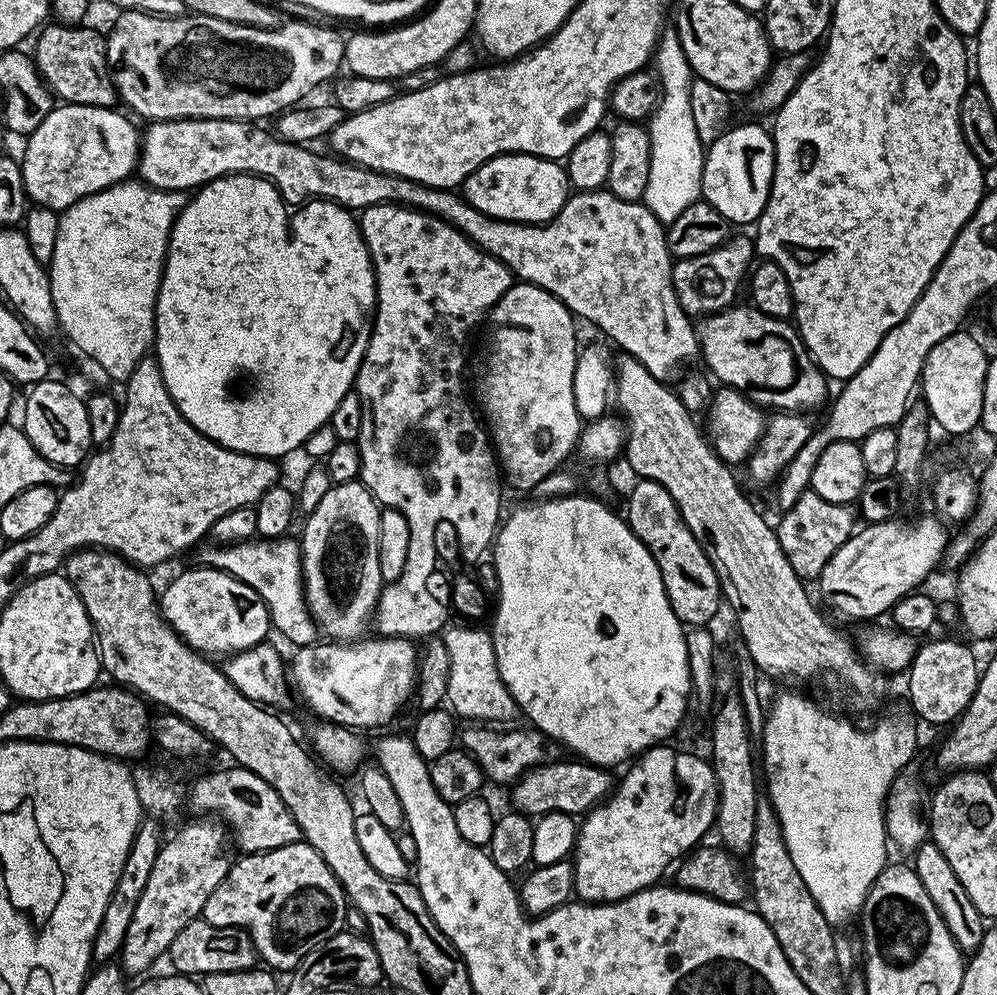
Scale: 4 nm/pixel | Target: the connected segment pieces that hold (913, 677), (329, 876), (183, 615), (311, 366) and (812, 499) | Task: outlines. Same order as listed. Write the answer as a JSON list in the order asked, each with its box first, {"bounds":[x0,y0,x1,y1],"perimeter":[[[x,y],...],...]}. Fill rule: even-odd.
[{"bounds":[906,640,981,725],"perimeter":[[[932,640],[929,644],[921,643],[916,650],[916,657],[906,669],[908,676],[908,700],[912,708],[928,724],[951,725],[959,720],[960,715],[966,710],[966,706],[974,698],[976,683],[980,680],[981,669],[976,668],[976,656],[964,644],[956,640]]]},{"bounds":[202,842,350,969],"perimeter":[[[297,842],[269,852],[244,854],[239,858],[241,860],[237,859],[229,868],[226,878],[222,878],[218,890],[214,890],[210,898],[206,898],[202,918],[210,922],[210,926],[243,928],[250,933],[257,957],[269,969],[298,968],[306,954],[313,952],[319,944],[334,938],[334,934],[345,931],[344,920],[350,901],[344,894],[344,887],[337,882],[326,862],[322,862],[320,855],[310,845]]]},{"bounds":[158,566,270,658],"perimeter":[[[195,566],[180,572],[159,593],[158,603],[164,621],[195,652],[227,658],[245,652],[269,639],[270,621],[266,602],[246,582],[217,568]]]},{"bounds":[154,174,376,458],"perimeter":[[[234,174],[233,176],[223,176],[217,180],[211,180],[210,183],[204,184],[201,188],[195,189],[191,193],[190,199],[185,203],[184,209],[176,216],[176,221],[172,227],[170,234],[170,242],[168,243],[168,253],[164,259],[164,273],[162,274],[162,282],[158,290],[158,298],[156,299],[156,338],[154,341],[154,355],[158,366],[162,370],[162,378],[166,390],[170,394],[170,398],[174,398],[174,402],[178,406],[178,410],[186,418],[186,422],[190,422],[190,426],[194,426],[206,438],[210,438],[214,442],[218,442],[223,448],[229,448],[235,452],[245,452],[251,456],[271,456],[273,458],[281,458],[287,452],[299,449],[306,442],[306,438],[310,438],[310,434],[314,434],[314,430],[318,430],[318,426],[329,423],[334,414],[334,406],[338,406],[338,402],[342,402],[342,398],[347,392],[353,391],[356,383],[356,375],[360,369],[362,358],[366,354],[366,346],[368,340],[372,336],[372,321],[374,309],[376,307],[376,275],[372,269],[372,256],[368,253],[366,242],[360,233],[360,226],[357,217],[348,209],[332,204],[329,200],[310,200],[299,205],[300,208],[292,217],[288,217],[289,205],[286,203],[279,190],[268,180],[263,180],[261,176],[247,176],[246,174]]]},{"bounds":[776,490,858,582],"perimeter":[[[811,490],[804,492],[802,498],[798,498],[798,502],[794,502],[794,506],[787,509],[783,516],[784,521],[778,524],[776,537],[778,542],[782,542],[782,550],[790,558],[790,566],[794,566],[794,574],[798,574],[805,582],[815,581],[820,577],[826,562],[830,562],[830,558],[834,558],[834,554],[838,554],[838,550],[858,528],[857,513],[849,505],[826,502],[826,498],[822,498],[817,492]]]}]

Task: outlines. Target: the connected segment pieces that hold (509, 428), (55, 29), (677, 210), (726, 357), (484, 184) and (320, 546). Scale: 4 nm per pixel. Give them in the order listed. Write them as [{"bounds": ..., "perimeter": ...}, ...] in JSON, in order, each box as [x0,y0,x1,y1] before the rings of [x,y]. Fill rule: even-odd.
[{"bounds":[476,282,582,493],"perimeter":[[[523,282],[513,283],[512,288],[502,294],[490,313],[490,324],[491,320],[492,333],[488,336],[484,369],[476,380],[476,392],[480,395],[479,407],[507,487],[509,484],[520,492],[531,493],[540,485],[542,478],[557,471],[563,465],[560,463],[571,452],[573,455],[577,451],[580,442],[582,419],[574,396],[574,372],[578,353],[577,321],[572,311],[554,294],[550,294],[545,288]]]},{"bounds":[30,22,117,108],"perimeter":[[[48,22],[35,33],[36,49],[30,55],[36,61],[36,69],[44,79],[44,85],[57,101],[66,104],[85,104],[86,106],[111,108],[117,103],[116,85],[108,67],[108,45],[103,35],[99,36],[92,28],[73,26],[63,22]]]},{"bounds":[643,30,706,226],"perimeter":[[[668,30],[660,37],[654,53],[654,72],[659,77],[661,98],[657,106],[646,120],[646,127],[650,134],[650,178],[646,181],[643,203],[658,218],[661,224],[667,226],[686,210],[686,206],[697,203],[701,199],[700,187],[702,186],[702,170],[704,169],[704,153],[706,145],[698,138],[698,126],[694,126],[694,110],[690,110],[690,86],[694,73],[686,54],[680,45],[679,35]]]},{"bounds":[699,306,829,414],"perimeter":[[[729,306],[723,312],[715,312],[713,316],[707,317],[701,323],[704,325],[699,325],[699,355],[702,360],[704,356],[709,370],[713,372],[711,375],[717,381],[720,379],[719,383],[721,385],[737,388],[749,400],[753,400],[764,410],[776,408],[772,410],[804,414],[807,413],[807,408],[816,408],[824,399],[827,401],[829,399],[829,381],[810,359],[808,349],[795,323],[779,320],[778,318],[770,318],[770,314],[762,314],[758,309],[751,306],[745,306],[745,308],[736,307]]]},{"bounds":[462,154,570,224],"perimeter":[[[509,154],[487,160],[462,185],[462,195],[482,214],[519,224],[545,224],[562,210],[570,195],[567,171],[557,161],[541,156]]]},{"bounds":[299,483,384,642],"perimeter":[[[363,483],[333,484],[332,489],[318,502],[313,512],[307,513],[304,537],[299,537],[300,561],[304,567],[304,600],[315,620],[317,629],[332,642],[355,642],[370,628],[376,611],[380,589],[384,587],[382,570],[378,570],[378,518],[381,505]]]}]

